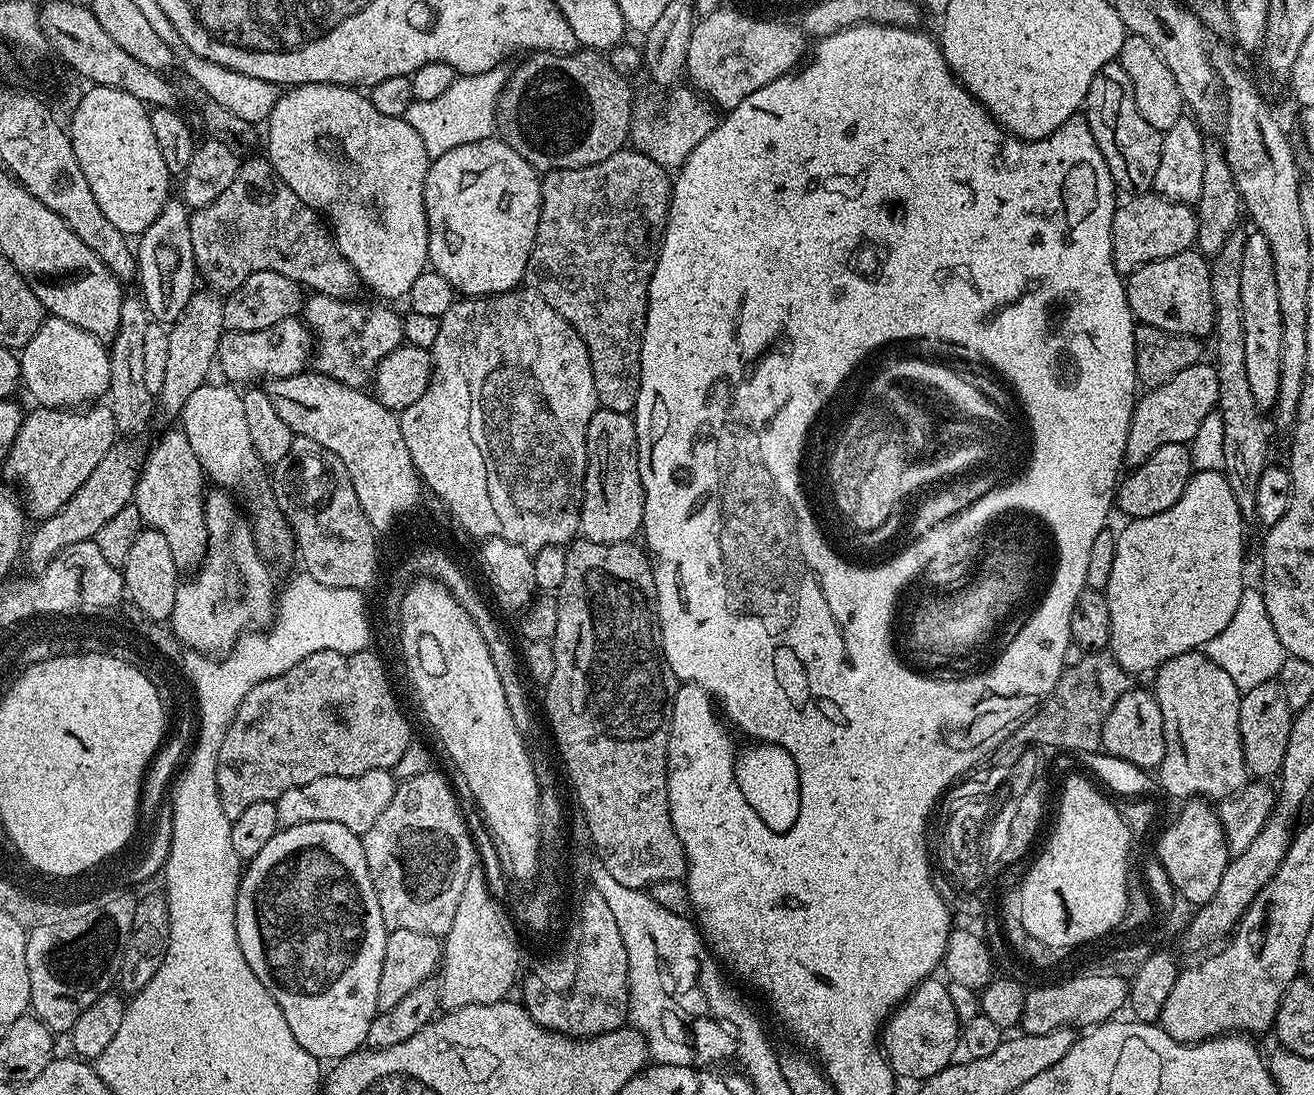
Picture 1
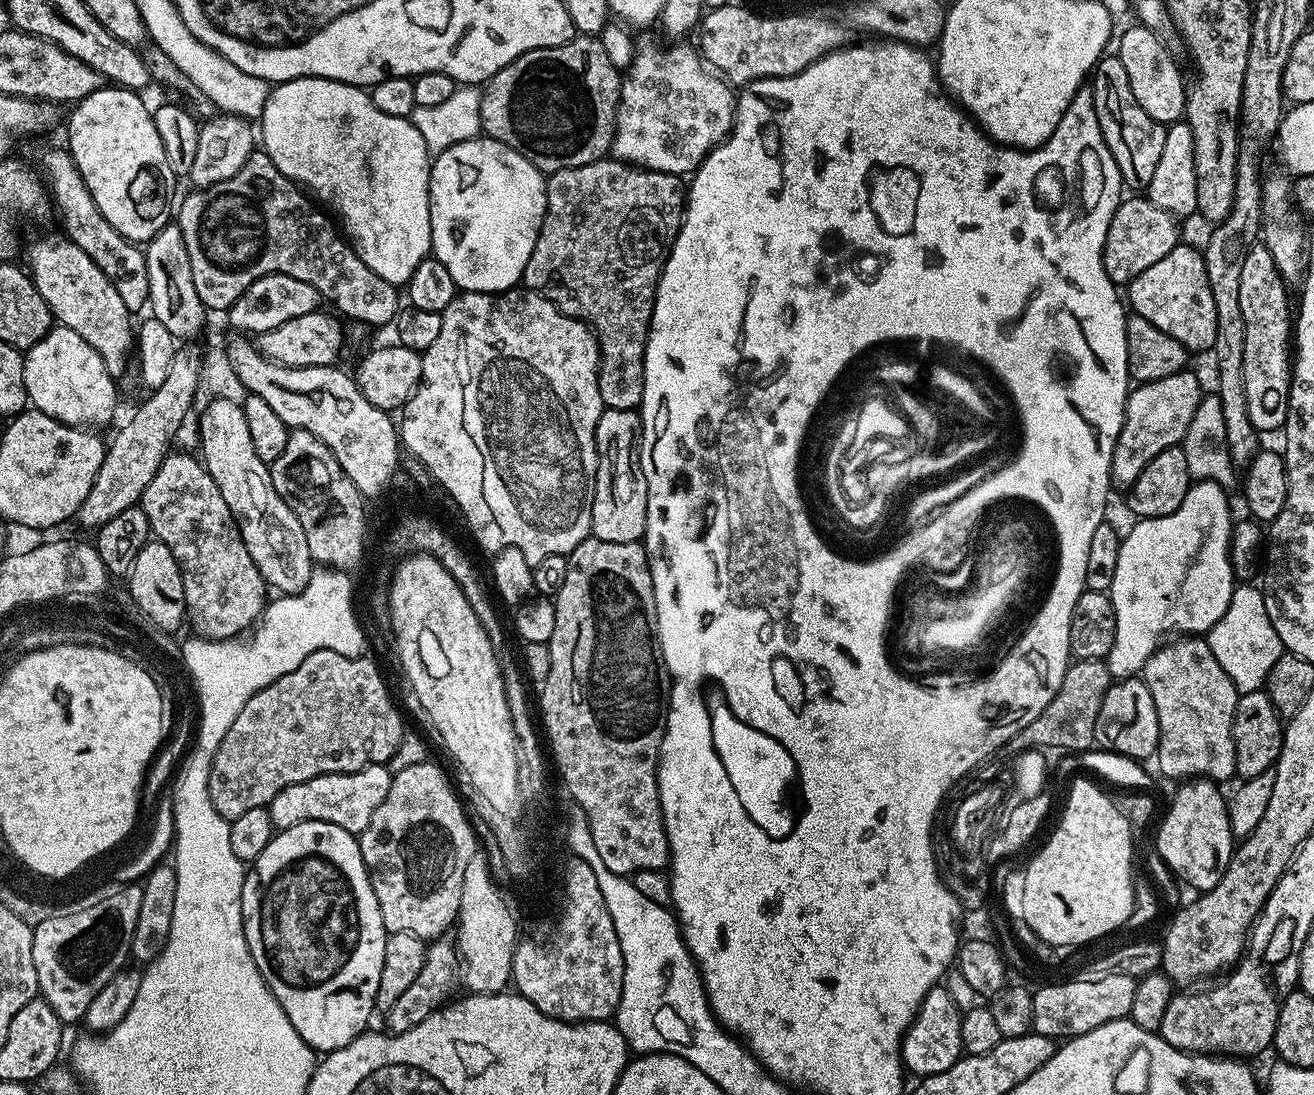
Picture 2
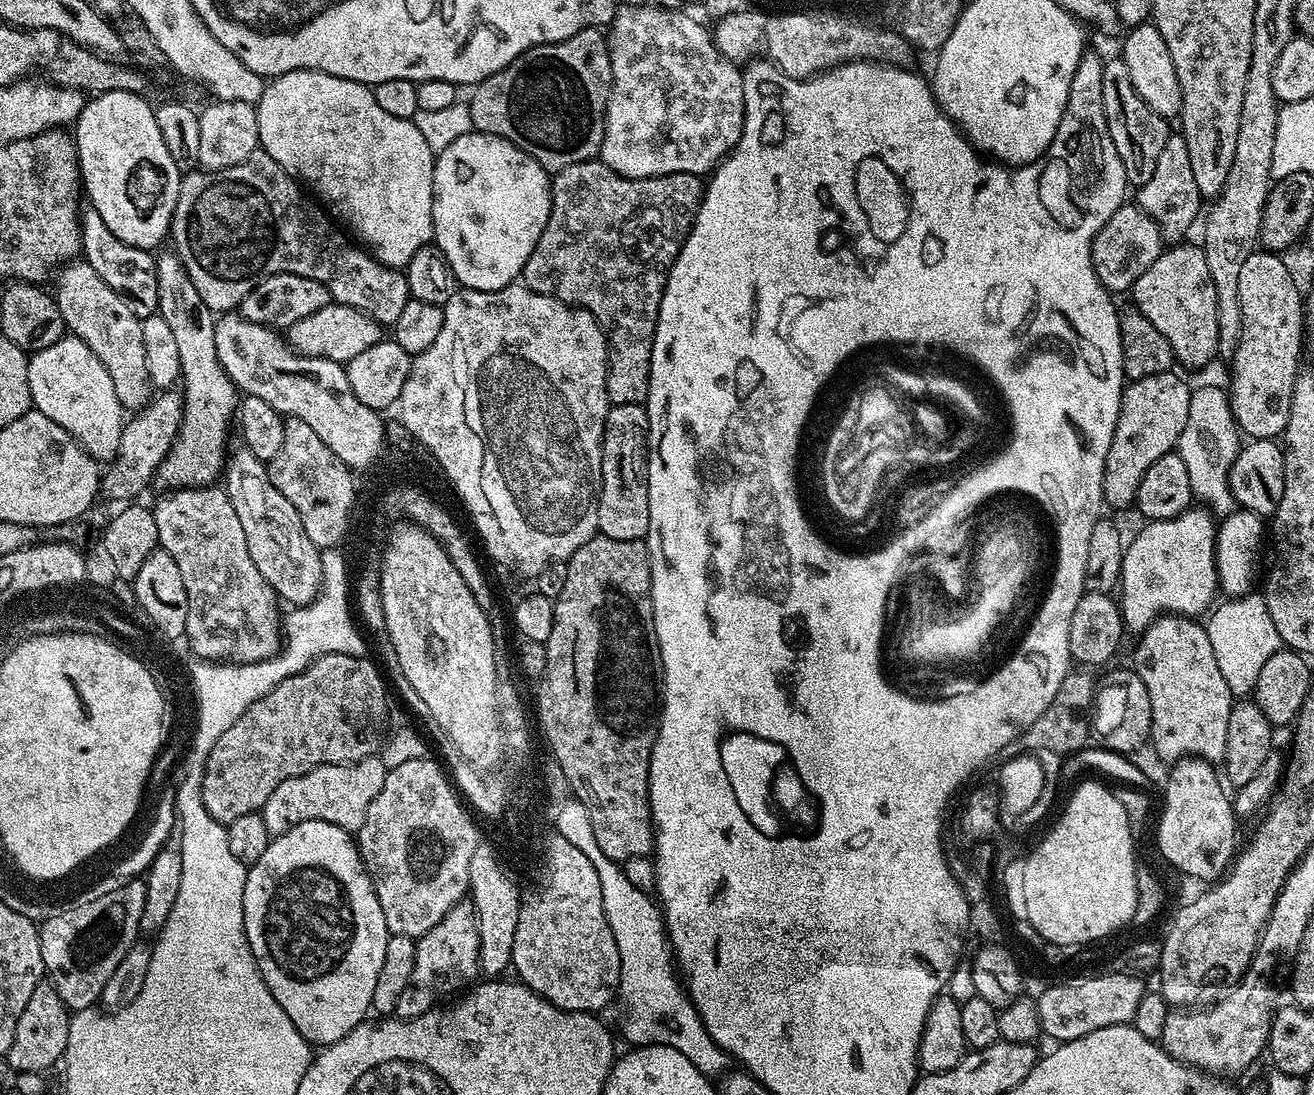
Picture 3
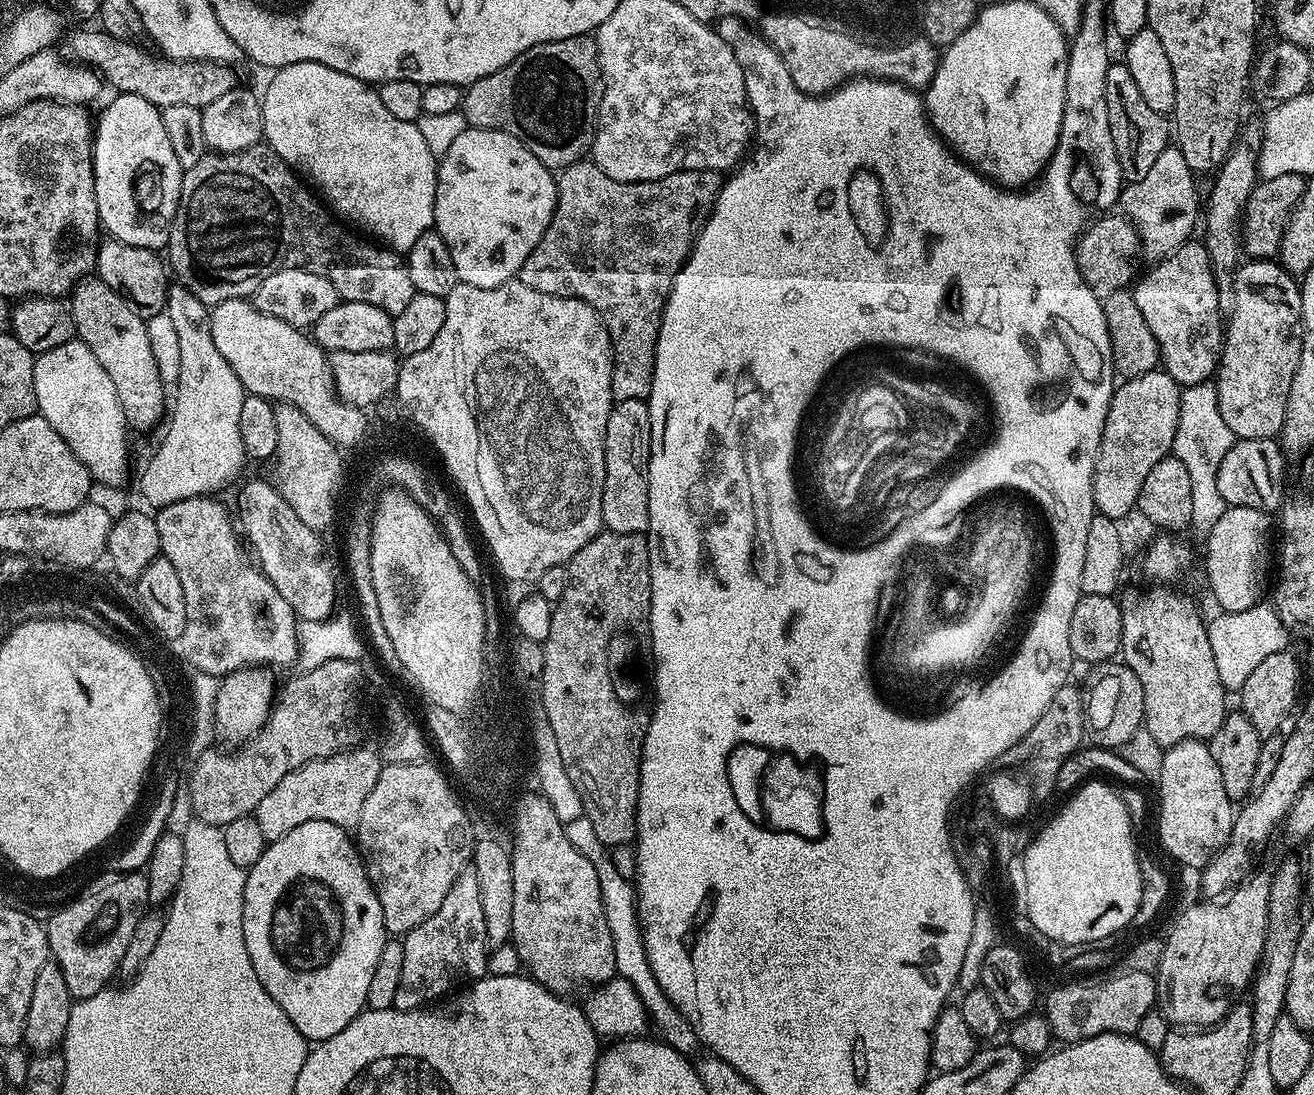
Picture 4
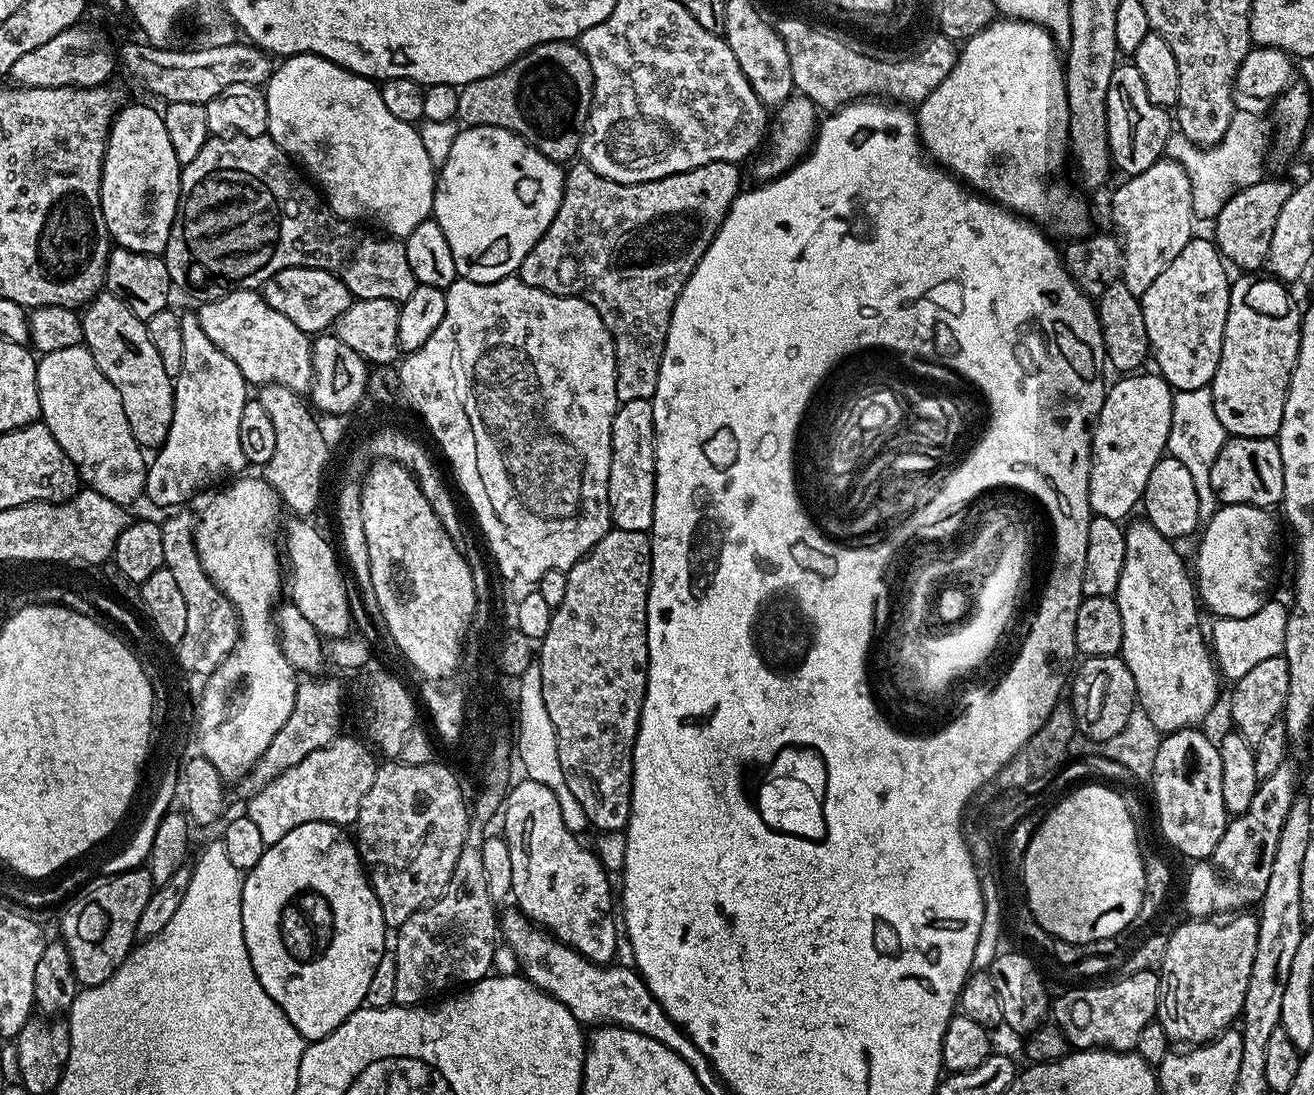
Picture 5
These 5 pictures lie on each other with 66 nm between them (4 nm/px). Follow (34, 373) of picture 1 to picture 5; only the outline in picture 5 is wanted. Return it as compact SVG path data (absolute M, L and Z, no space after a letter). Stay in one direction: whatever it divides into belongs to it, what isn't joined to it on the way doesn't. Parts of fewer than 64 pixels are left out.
M83 346L43 353L36 366L40 420L54 434L66 458L76 468L81 481L91 491L110 498L110 502L129 506L144 496L146 452L134 438L118 390L98 370L98 362Z

